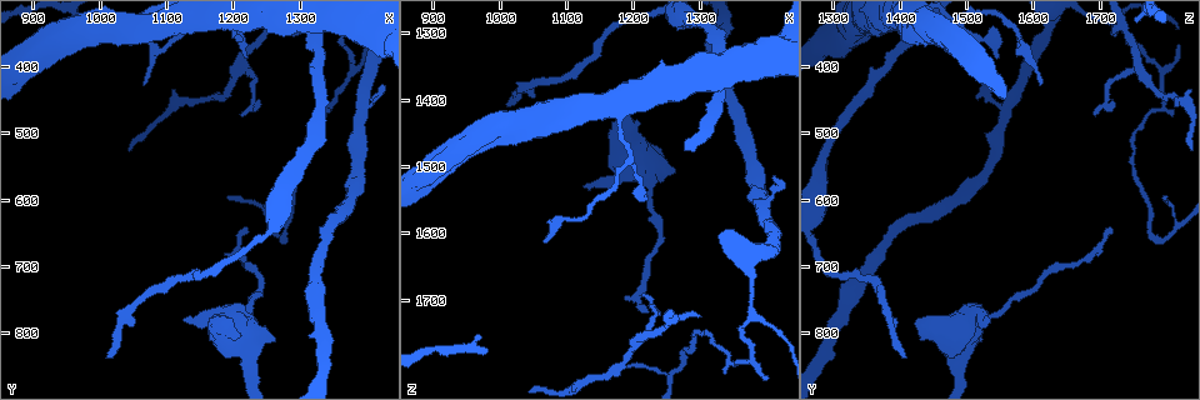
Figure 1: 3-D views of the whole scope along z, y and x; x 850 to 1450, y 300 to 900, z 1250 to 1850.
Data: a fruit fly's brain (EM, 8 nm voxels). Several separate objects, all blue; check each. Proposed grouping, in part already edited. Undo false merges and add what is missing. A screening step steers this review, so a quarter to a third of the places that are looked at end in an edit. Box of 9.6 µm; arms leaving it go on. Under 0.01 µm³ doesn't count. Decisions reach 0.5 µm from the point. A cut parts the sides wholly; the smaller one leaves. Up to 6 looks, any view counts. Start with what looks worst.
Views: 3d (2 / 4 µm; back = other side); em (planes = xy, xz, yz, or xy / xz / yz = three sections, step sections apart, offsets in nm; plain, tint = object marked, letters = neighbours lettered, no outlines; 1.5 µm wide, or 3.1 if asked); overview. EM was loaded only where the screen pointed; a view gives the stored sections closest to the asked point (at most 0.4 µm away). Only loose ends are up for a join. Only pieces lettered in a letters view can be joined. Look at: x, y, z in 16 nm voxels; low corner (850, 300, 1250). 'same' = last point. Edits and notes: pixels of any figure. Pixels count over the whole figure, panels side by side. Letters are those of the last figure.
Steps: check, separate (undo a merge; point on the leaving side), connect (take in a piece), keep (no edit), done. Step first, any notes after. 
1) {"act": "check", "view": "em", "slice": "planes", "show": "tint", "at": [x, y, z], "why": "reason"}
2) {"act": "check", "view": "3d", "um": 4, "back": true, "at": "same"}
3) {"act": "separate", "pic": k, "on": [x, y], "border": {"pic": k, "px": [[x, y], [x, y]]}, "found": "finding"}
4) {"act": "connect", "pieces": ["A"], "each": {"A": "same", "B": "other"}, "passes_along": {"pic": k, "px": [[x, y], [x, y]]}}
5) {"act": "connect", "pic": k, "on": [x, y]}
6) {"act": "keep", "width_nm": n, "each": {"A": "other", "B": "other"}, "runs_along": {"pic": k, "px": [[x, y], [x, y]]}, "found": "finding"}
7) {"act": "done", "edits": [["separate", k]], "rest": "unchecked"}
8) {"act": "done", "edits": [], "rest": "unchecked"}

{"act": "check", "view": "3d", "um": 4, "at": [1010, 840, 1410], "why": "free end"}

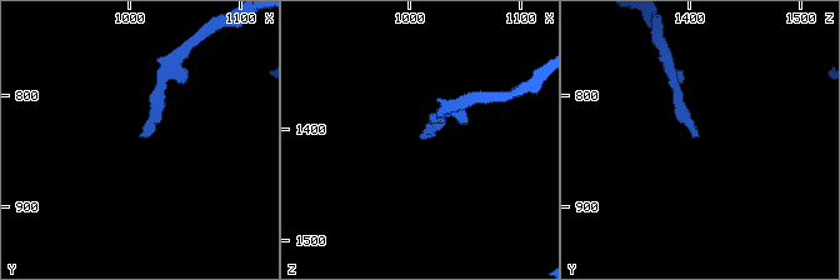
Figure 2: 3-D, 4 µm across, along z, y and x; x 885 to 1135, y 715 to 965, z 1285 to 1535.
{"act": "check", "view": "em", "slice": "planes", "show": "tint", "at": [1010, 838, 1406]}

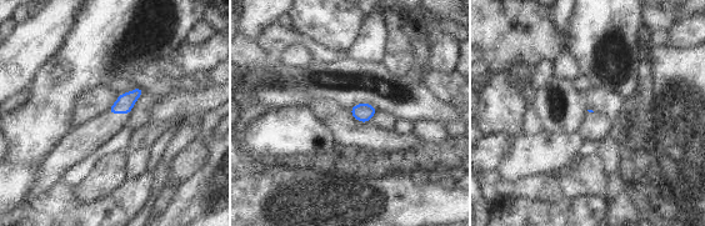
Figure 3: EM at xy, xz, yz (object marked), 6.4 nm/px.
{"act": "check", "view": "em", "slice": "planes", "show": "letters", "at": "same", "why": "see the neighbours"}

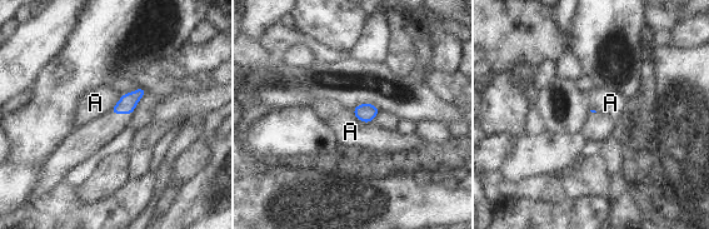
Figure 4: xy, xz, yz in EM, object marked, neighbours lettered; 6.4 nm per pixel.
{"act": "keep", "each": {"A": "other"}, "border": {"pic": 4, "px": [[351, 110], [360, 120], [372, 122]]}, "found": "no lettered piece goes on from it"}

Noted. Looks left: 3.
{"act": "check", "view": "3d", "um": 4, "at": [1225, 640, 1715], "why": "tapers out"}

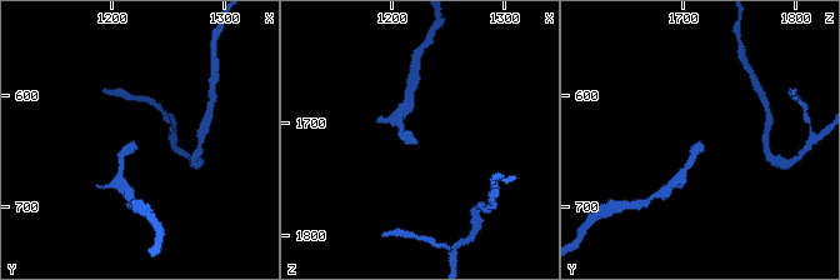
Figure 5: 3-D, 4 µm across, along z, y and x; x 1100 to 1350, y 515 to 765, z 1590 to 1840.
{"act": "check", "view": "em", "slice": "yz", "step": 8, "show": "letters", "at": [1220, 642, 1714]}

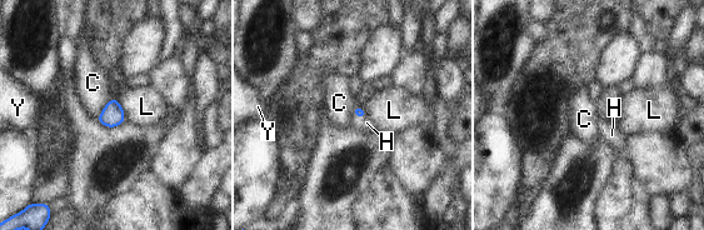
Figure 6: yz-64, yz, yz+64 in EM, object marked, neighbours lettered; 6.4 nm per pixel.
{"act": "connect", "pieces": ["H"], "each": {"C": "other", "H": "same", "L": "other", "Y": "other"}, "passes_along": {"pic": 6, "px": [[359, 113], [362, 116], [367, 123]]}, "found": "it goes on there"}

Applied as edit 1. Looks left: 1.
{"act": "done", "edits": [["connect", 6]], "rest": "unchecked"}

